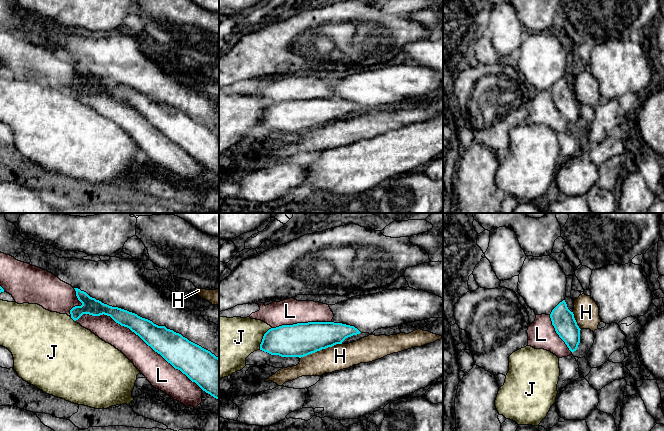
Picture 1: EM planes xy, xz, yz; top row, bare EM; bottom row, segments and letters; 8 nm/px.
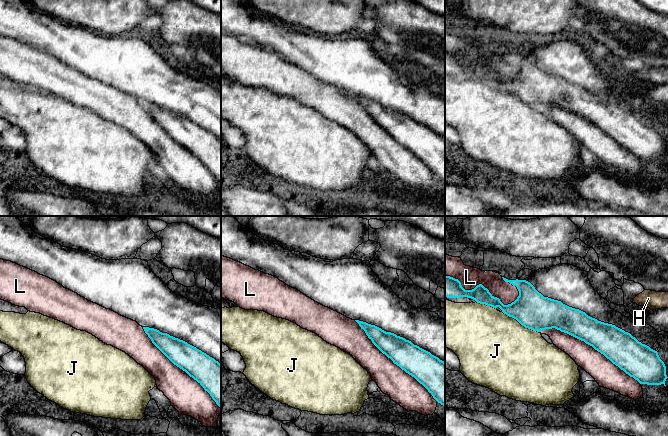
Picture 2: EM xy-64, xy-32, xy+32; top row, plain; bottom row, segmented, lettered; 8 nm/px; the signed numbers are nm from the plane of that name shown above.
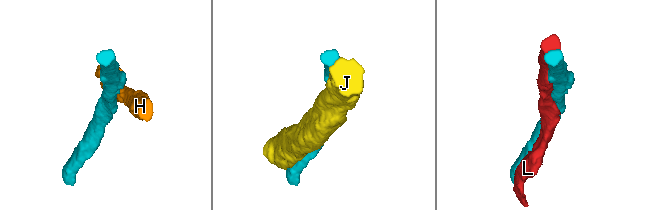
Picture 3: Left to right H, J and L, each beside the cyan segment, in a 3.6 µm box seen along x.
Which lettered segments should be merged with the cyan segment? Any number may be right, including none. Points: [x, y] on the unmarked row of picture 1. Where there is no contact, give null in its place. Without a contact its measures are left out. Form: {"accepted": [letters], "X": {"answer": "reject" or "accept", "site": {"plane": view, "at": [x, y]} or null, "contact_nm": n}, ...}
{"accepted": [], "H": {"answer": "reject", "site": {"plane": "xz", "at": [320, 125]}, "contact_nm": 360}, "J": {"answer": "reject", "site": {"plane": "xz", "at": [263, 114]}, "contact_nm": 200}, "L": {"answer": "reject", "site": {"plane": "xy", "at": [139, 112]}, "contact_nm": 1150}}

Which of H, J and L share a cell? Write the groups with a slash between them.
H / J / L

